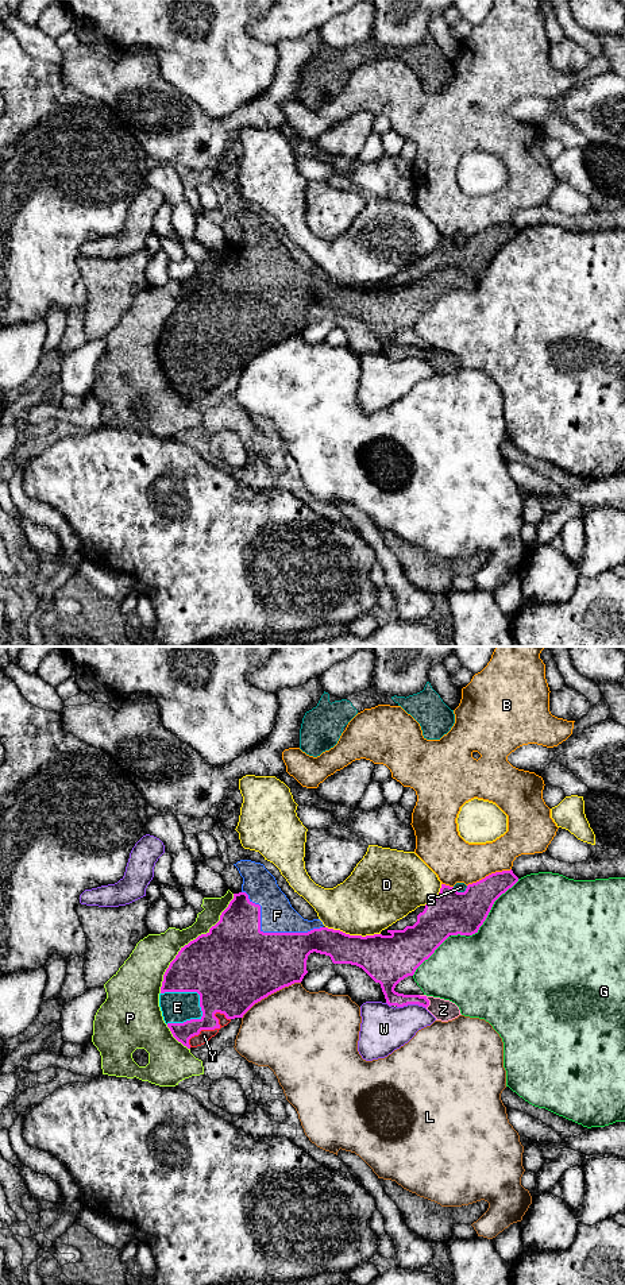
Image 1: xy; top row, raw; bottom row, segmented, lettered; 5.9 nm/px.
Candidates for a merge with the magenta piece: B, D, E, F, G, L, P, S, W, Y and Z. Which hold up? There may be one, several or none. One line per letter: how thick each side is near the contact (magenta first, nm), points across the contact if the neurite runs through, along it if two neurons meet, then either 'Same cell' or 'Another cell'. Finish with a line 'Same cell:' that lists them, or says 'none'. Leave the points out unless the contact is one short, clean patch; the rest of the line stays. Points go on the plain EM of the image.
B: Thickness 220 nm (magenta) against 260 nm. Another cell
D: Thickness 280 nm (magenta) against 380 nm. Another cell
E: Thickness 460 nm (magenta) against 190 nm. Same cell
F: Thickness 460 nm (magenta) against 200 nm. Same cell
G: Thickness 260 nm (magenta) against 500 nm. Another cell
L: Thickness 480 nm (magenta) against 500 nm. Another cell
P: Thickness 440 nm (magenta) against 220 nm. Another cell
S: Thickness 260 nm (magenta) against 60 nm. Another cell
W: Thickness 200 nm (magenta) against 280 nm. Another cell
Y: Thickness 300 nm (magenta) against 70 nm. Same cell
Z: Thickness 150 nm (magenta) against 130 nm. Path across: xy (404, 316), (390, 343), (427, 351), (443, 362). Same cell
Same cell: E, F, Y, Z

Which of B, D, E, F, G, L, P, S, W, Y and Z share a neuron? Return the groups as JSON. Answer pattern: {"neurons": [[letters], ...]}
{"neurons": [["B"], ["D"], ["E", "F", "Y", "Z"], ["G"], ["L"], ["P"], ["S"], ["W"]]}

